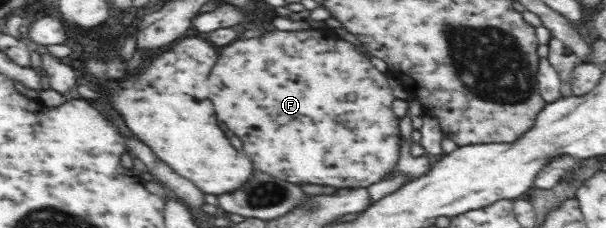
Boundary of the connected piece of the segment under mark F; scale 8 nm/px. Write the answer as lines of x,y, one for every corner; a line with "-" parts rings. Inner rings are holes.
308,28
299,31
272,30
264,31
258,37
244,39
238,37
233,44
224,47
220,60
216,60
210,72
209,88
210,102
214,105
215,116
240,136
244,142
244,153
252,161
255,169
276,176
280,180
298,184
322,184
322,186
335,186
336,188
368,187
374,182
380,182
394,168
396,168
401,153
401,137
399,120
392,111
392,104
397,98
392,95
386,76
376,69
372,60
362,54
353,44
343,39
326,38
321,29

